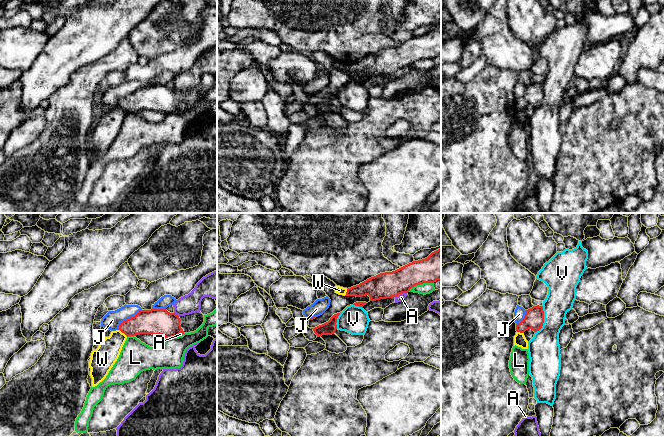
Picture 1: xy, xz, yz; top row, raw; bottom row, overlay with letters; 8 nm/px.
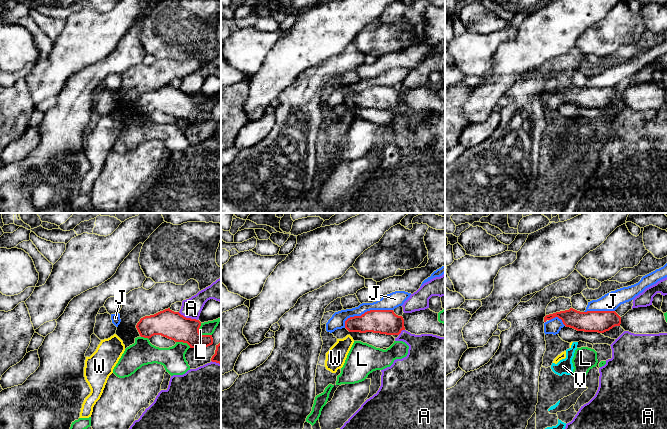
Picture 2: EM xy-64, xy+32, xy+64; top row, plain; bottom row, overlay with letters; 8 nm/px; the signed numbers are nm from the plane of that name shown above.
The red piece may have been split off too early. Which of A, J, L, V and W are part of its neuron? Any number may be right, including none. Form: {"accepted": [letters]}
{"accepted": []}

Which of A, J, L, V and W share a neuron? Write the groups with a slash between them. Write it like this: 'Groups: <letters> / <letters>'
Groups: A / J / L / V / W

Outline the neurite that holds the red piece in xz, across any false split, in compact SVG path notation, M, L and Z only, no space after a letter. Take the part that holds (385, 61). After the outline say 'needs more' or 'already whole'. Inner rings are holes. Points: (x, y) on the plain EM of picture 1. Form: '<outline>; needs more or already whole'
M441 25L427 34L413 37L395 47L380 49L359 61L347 65L345 72L368 71L370 77L397 73L408 69L411 64L423 59L441 56Z; already whole

